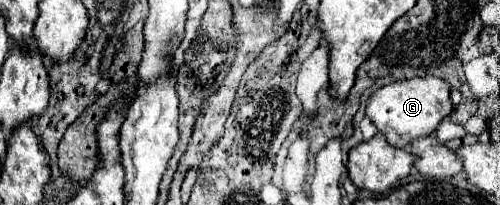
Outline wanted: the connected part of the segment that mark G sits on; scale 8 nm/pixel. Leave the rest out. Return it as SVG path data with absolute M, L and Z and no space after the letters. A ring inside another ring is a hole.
M414 77L408 81L396 81L386 87L380 87L370 95L366 107L366 115L394 147L408 147L414 139L434 133L436 127L452 111L454 105L450 101L450 85L438 77Z

